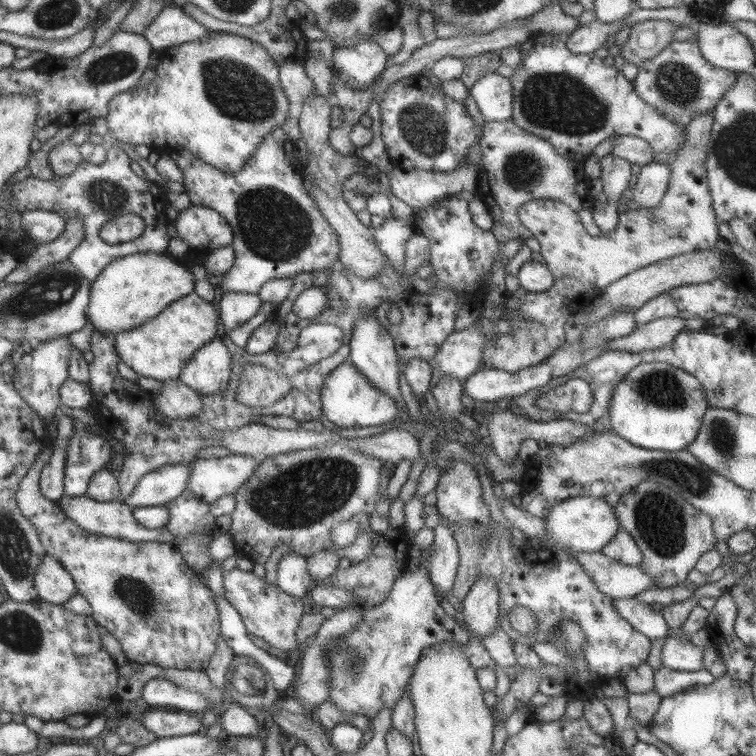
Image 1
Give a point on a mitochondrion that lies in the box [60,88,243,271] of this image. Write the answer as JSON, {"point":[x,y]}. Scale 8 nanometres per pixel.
{"point":[106,194]}

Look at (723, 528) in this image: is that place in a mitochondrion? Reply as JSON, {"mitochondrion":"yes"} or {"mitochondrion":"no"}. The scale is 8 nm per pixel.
{"mitochondrion":"no"}

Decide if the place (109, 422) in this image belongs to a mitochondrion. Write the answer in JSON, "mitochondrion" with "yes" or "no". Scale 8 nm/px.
{"mitochondrion":"no"}

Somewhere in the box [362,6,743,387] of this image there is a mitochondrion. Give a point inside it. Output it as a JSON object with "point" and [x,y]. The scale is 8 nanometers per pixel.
{"point":[555,101]}

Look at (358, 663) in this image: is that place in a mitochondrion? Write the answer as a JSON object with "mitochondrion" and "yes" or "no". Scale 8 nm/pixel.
{"mitochondrion":"yes"}

